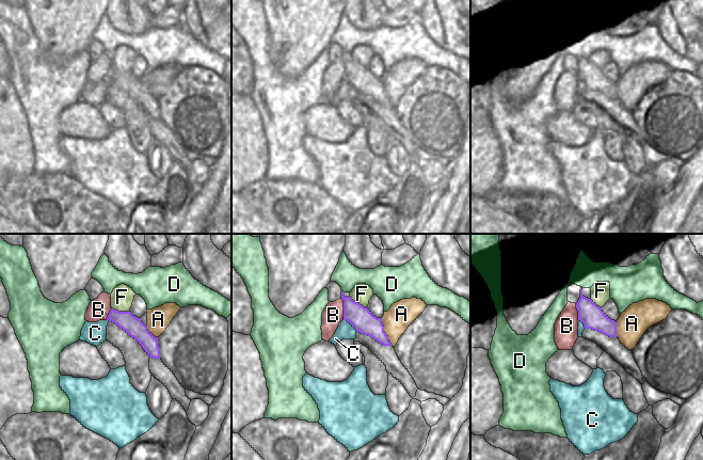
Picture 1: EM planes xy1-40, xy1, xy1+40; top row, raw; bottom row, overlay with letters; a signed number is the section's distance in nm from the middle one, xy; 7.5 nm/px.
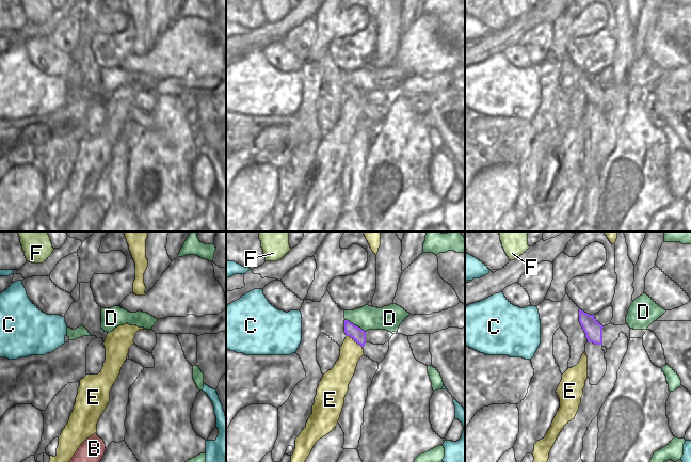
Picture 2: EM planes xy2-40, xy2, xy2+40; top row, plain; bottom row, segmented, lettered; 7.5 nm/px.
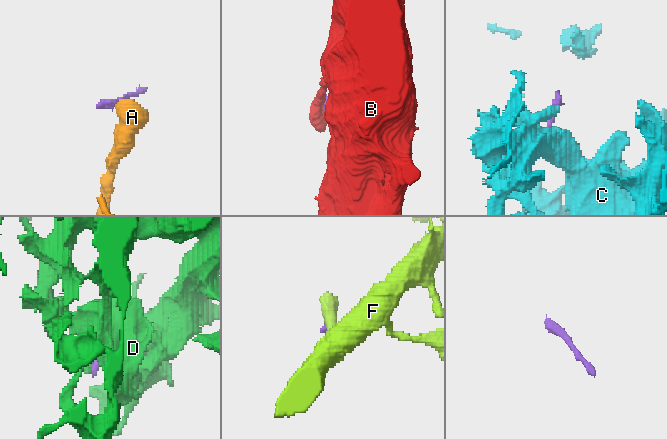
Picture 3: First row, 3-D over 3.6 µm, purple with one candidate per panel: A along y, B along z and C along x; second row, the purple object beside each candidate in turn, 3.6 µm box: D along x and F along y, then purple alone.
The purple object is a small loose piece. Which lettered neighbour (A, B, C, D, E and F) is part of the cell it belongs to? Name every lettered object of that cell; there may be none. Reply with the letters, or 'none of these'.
none of these

